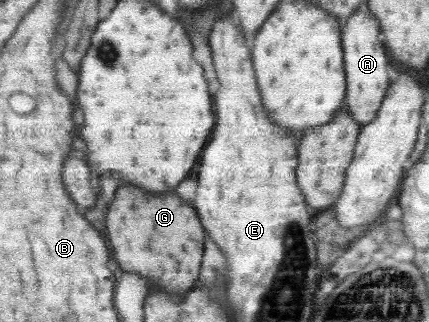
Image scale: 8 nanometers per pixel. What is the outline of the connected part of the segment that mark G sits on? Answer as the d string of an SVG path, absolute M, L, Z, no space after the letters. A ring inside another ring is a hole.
M123 185L117 189L115 199L107 209L107 235L115 251L115 261L127 273L137 273L147 277L149 290L157 287L161 293L185 295L191 291L199 277L201 257L203 257L203 227L195 211L183 205L175 193L167 195L147 195L141 188ZM185 287L185 289L167 289Z

